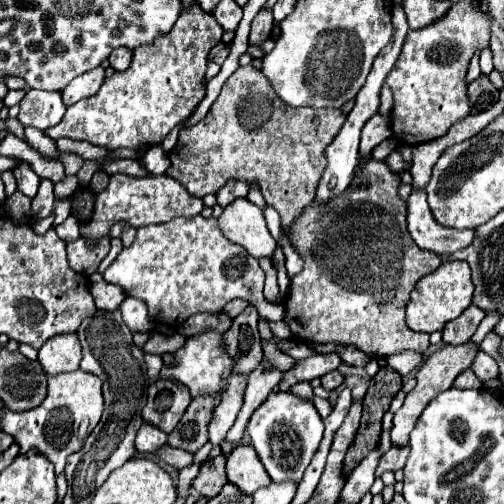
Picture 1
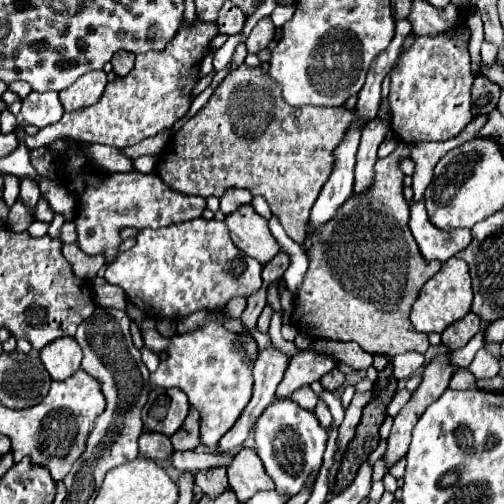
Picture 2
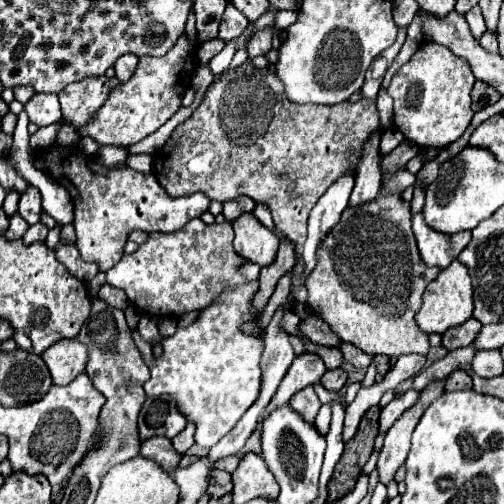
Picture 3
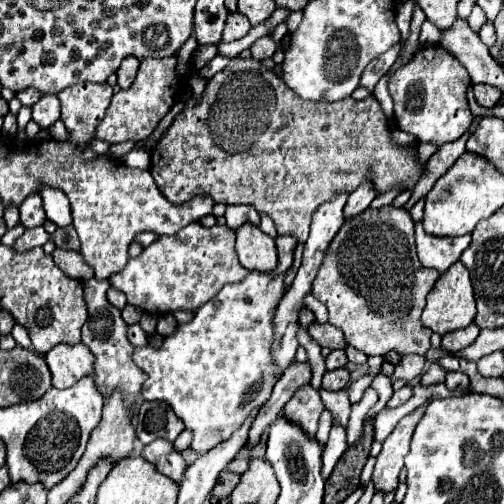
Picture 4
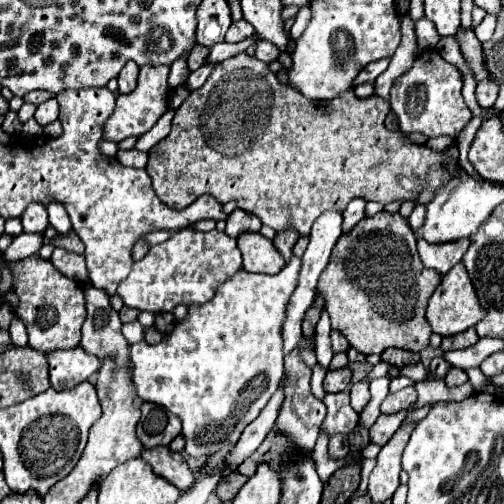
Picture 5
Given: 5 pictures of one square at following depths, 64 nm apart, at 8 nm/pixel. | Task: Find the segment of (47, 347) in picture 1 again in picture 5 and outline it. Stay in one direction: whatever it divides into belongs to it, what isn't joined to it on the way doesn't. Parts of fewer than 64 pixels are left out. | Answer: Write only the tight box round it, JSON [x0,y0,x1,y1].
[48,346,100,390]

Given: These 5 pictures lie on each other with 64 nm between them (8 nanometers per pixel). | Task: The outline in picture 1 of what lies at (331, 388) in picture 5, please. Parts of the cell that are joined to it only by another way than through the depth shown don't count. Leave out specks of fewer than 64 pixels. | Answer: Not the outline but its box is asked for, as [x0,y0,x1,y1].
[322,370,344,392]

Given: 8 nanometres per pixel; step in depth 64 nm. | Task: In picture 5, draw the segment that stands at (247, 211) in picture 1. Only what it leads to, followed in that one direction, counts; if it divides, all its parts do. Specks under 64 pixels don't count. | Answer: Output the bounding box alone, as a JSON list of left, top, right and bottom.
[238,232,284,274]

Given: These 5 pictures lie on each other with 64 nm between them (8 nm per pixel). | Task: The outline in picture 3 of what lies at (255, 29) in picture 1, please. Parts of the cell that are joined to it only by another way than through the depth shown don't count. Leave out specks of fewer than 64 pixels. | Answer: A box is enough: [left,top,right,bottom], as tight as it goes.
[248,26,274,58]

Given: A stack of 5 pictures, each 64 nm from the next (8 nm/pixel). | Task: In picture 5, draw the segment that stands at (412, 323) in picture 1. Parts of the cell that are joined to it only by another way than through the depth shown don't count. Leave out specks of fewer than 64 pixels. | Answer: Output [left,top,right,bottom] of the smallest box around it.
[426,264,484,336]

